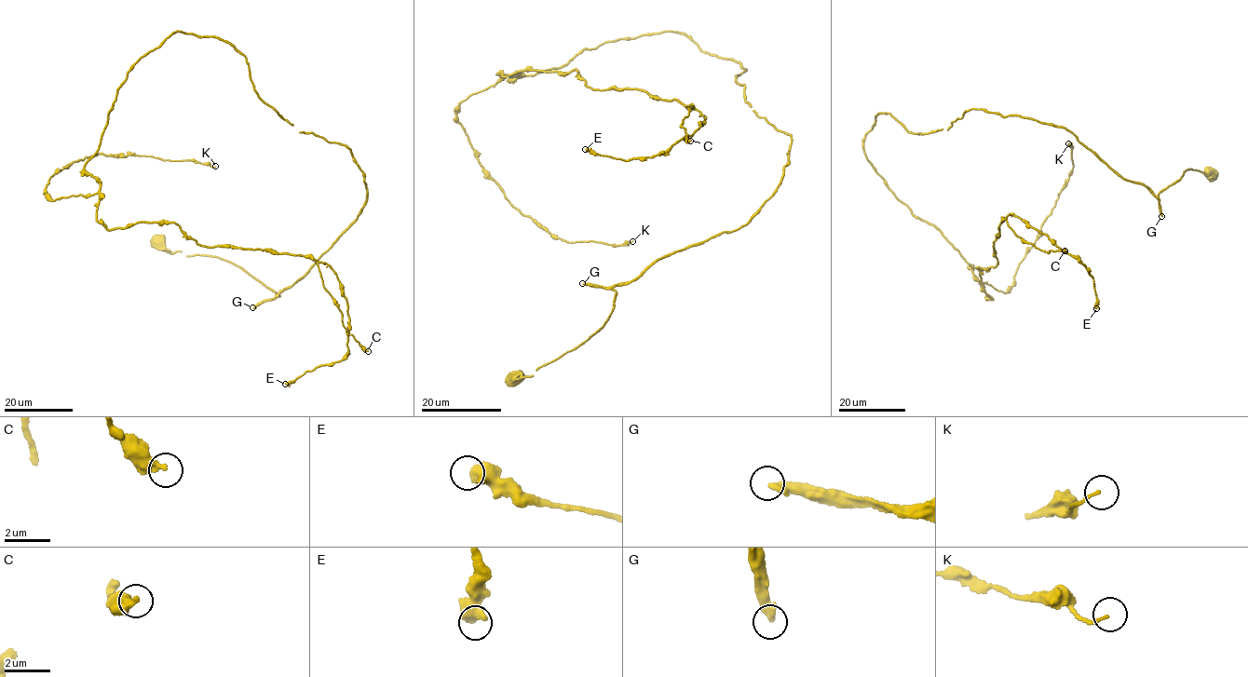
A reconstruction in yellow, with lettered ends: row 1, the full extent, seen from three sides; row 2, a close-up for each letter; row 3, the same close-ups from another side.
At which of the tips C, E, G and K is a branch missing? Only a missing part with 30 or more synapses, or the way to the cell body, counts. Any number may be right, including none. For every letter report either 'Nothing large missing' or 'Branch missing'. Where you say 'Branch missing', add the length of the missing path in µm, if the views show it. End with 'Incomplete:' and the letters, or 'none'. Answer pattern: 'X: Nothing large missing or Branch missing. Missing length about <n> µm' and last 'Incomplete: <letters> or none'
C: Nothing large missing
E: Nothing large missing
G: Branch missing. Missing length about 80 µm
K: Nothing large missing
Incomplete: G

